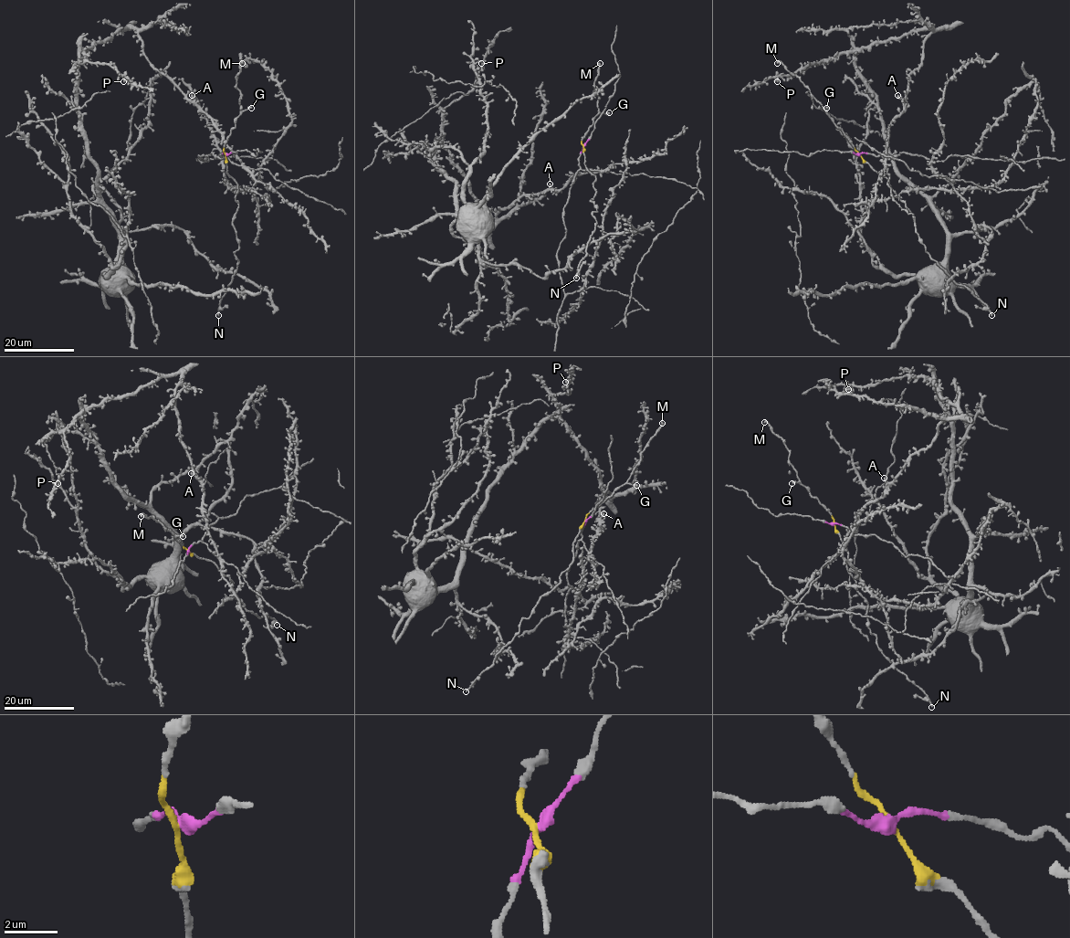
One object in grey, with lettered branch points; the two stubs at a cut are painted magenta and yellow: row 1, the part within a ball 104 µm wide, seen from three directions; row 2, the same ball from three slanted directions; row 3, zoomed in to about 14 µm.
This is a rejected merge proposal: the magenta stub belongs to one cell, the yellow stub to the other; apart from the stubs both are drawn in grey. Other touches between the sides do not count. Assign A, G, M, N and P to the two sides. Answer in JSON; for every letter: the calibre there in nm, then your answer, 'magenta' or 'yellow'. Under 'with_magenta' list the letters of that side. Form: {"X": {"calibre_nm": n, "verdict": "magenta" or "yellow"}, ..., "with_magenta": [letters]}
{"A": {"calibre_nm": 400, "verdict": "magenta"}, "G": {"calibre_nm": 400, "verdict": "yellow"}, "M": {"calibre_nm": 360, "verdict": "yellow"}, "N": {"calibre_nm": 280, "verdict": "yellow"}, "P": {"calibre_nm": 440, "verdict": "magenta"}, "with_magenta": ["A", "P"]}

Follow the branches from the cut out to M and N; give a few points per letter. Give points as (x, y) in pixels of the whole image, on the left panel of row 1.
M: (225, 154), (225, 142), (240, 113), (236, 77), (242, 63)
N: (225, 154), (226, 171), (237, 185), (232, 226), (238, 263), (218, 315)

